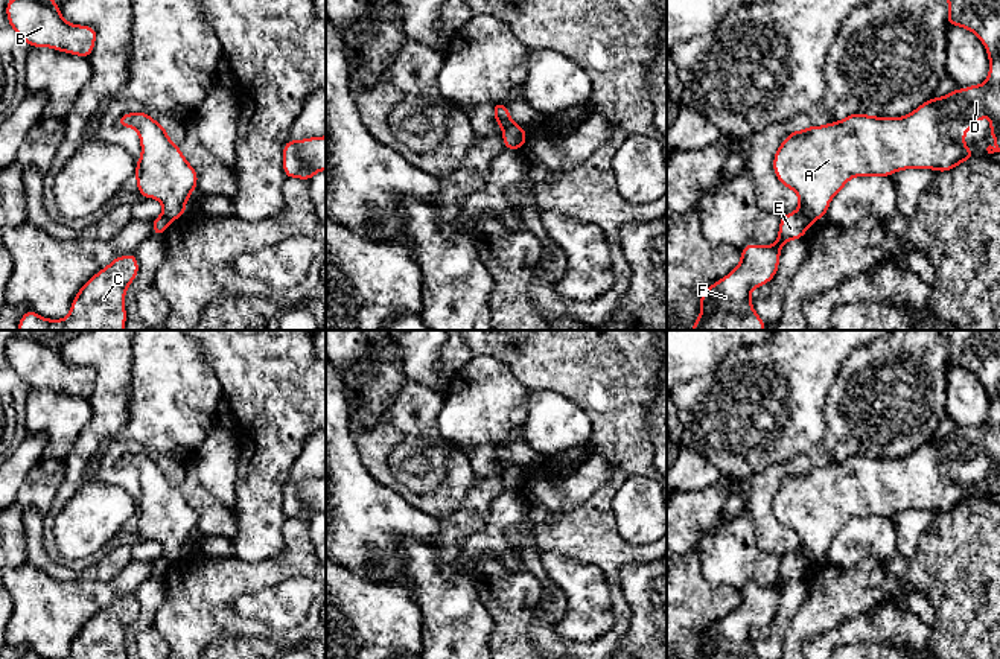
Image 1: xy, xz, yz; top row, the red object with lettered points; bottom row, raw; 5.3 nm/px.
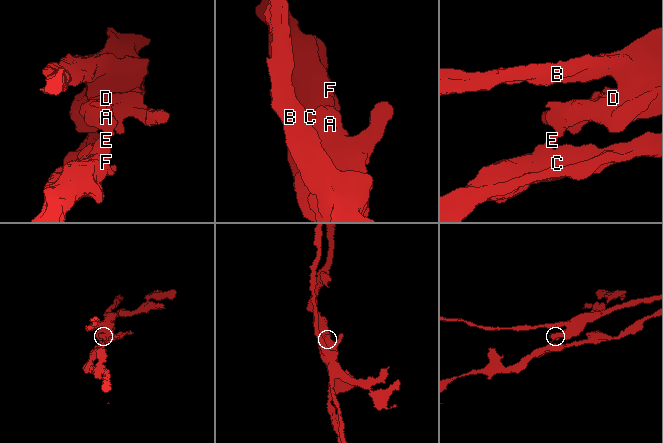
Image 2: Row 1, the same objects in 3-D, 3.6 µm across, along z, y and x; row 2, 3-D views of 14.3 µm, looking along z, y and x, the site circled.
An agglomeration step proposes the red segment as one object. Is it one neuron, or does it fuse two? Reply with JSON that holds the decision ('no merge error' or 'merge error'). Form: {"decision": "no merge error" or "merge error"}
{"decision": "merge error"}

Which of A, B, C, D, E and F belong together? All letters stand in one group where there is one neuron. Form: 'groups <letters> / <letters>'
groups A B D / C E F

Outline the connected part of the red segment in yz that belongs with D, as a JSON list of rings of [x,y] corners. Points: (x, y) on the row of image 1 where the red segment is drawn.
[[[948,0],[947,21],[971,30],[986,47],[989,56],[989,75],[982,85],[968,85],[965,90],[954,88],[942,97],[932,97],[904,117],[877,117],[854,113],[840,122],[823,126],[807,126],[802,131],[791,131],[779,145],[773,157],[773,172],[779,183],[799,198],[799,210],[813,224],[826,216],[830,201],[845,187],[852,177],[886,177],[904,169],[933,169],[948,172],[960,163],[976,157],[976,152],[965,146],[965,131],[976,128],[986,113],[991,120],[989,137],[998,140],[998,146],[988,146],[988,154],[1000,152],[1000,0]]]

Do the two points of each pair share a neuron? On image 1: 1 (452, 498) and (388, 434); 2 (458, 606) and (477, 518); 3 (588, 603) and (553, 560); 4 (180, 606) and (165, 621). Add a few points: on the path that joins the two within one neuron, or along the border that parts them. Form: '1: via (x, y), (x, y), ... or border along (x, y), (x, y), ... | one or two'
1: via (425, 499), (398, 487), (381, 471), (381, 461) | one
2: via (436, 583), (434, 556), (454, 536) | one
3: via (585, 592), (563, 571) | one
4: via (177, 609), (168, 618) | one

